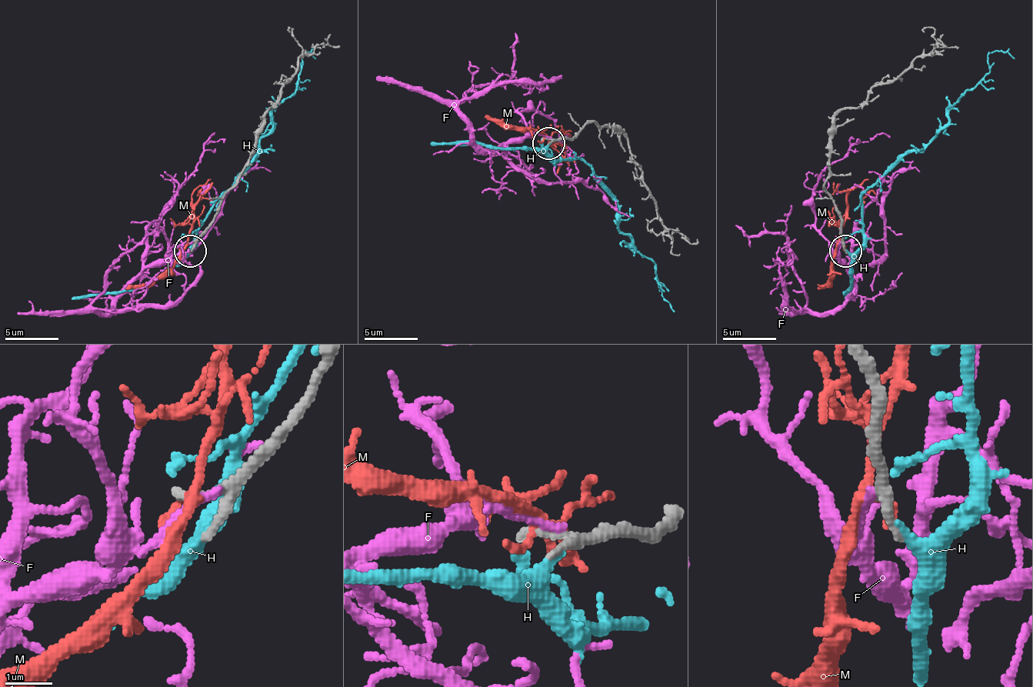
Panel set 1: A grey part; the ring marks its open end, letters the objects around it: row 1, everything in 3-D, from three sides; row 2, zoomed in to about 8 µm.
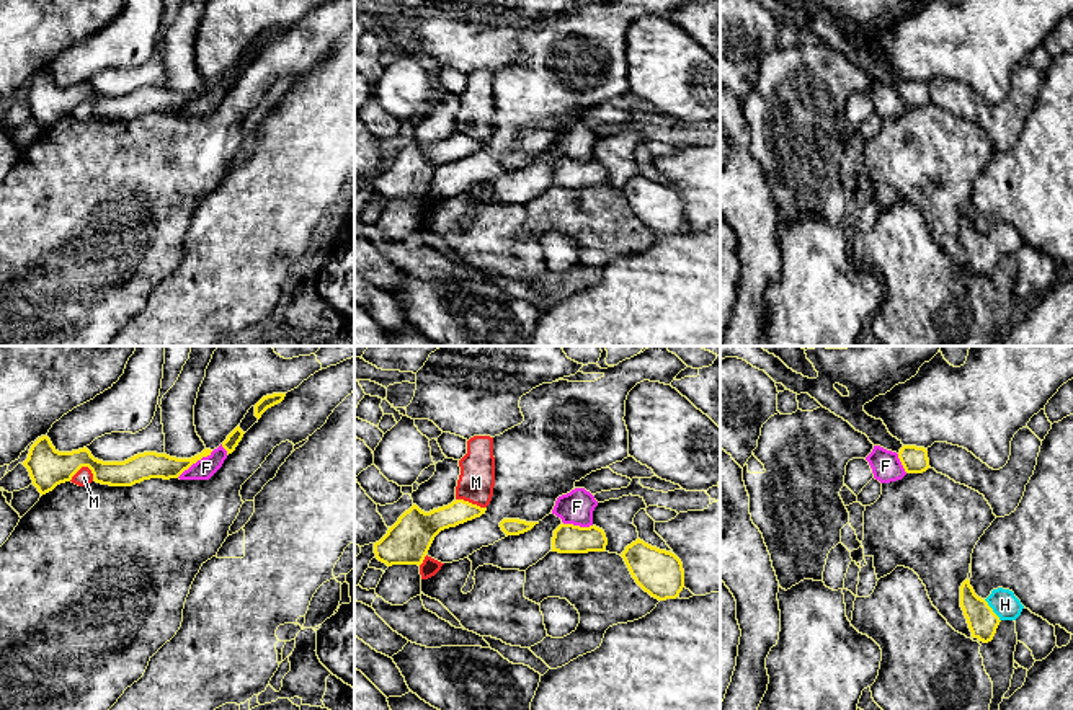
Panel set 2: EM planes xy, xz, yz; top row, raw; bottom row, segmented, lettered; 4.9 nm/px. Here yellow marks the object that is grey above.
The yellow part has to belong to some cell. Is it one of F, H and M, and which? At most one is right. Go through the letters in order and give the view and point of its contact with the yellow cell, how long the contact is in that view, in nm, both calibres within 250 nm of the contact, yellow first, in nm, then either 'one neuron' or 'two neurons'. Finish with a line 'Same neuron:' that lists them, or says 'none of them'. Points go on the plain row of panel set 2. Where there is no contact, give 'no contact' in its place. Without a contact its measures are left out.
F: contact xy (195, 97); length 220 nm; calibres 130 and 100 nm; two neurons
H: contact yz (992, 245); length 140 nm; calibres 150 and 140 nm; one neuron
M: contact xy (80, 102); length 130 nm; calibres 190 and 90 nm; two neurons
Same neuron: H

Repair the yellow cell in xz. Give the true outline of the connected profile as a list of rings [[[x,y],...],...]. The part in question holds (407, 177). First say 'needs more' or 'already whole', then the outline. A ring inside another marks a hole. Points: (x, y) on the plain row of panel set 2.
already whole | [[[456,134],[447,140],[421,145],[413,139],[398,155],[389,162],[387,168],[374,178],[376,193],[387,201],[421,199],[434,171],[449,162],[456,162],[485,149],[480,142],[464,134]]]

